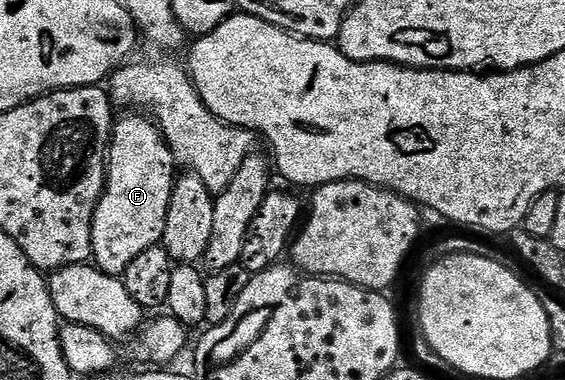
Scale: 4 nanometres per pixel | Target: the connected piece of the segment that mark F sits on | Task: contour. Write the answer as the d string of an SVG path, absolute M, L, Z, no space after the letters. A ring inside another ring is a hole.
M124 114L121 120L119 117L115 121L112 145L108 147L108 178L92 219L92 260L95 267L108 276L123 277L126 266L130 266L142 250L150 250L163 241L170 194L177 172L174 154L155 120L144 114Z

